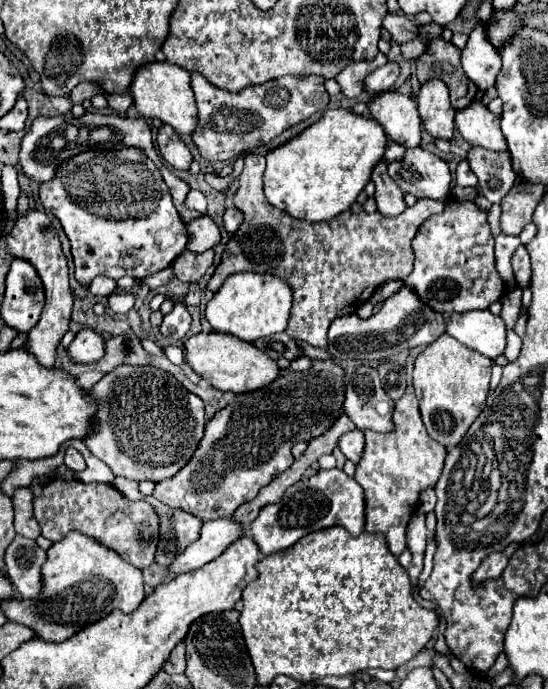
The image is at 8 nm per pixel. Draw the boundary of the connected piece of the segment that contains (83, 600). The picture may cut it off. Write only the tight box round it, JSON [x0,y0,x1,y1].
[1,532,145,642]

